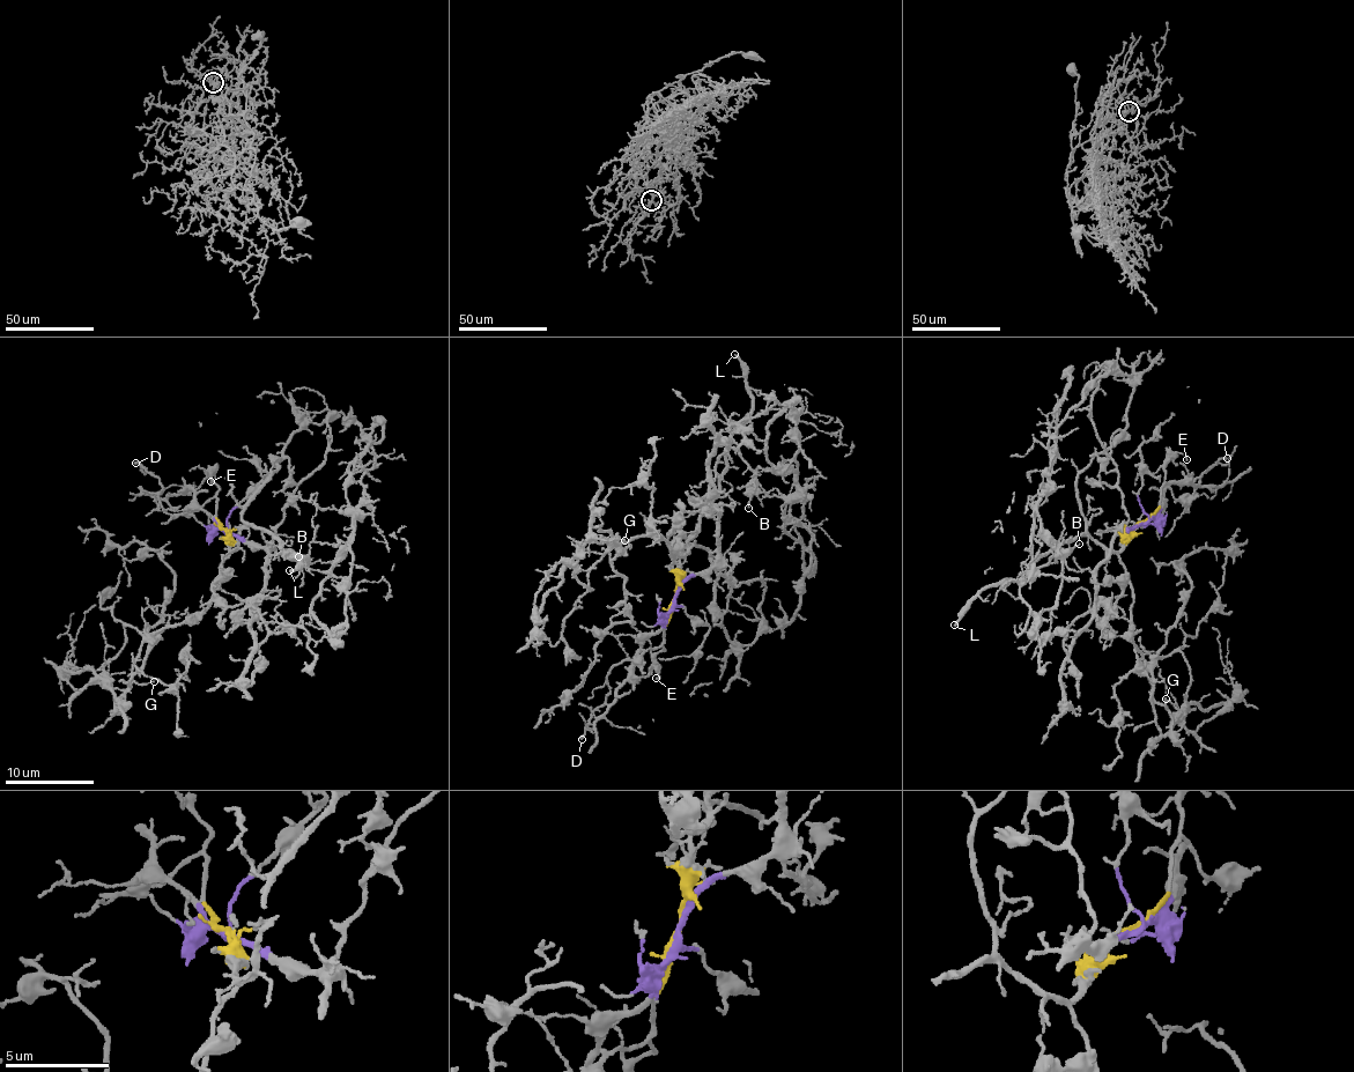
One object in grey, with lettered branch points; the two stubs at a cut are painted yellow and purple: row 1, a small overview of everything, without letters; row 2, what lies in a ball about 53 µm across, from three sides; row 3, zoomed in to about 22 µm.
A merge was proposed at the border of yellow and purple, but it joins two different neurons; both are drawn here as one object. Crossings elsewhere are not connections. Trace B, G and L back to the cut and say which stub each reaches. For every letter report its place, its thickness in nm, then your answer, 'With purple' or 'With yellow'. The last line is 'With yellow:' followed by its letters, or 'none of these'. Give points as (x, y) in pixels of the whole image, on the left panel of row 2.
B: Place: (298, 556). Thickness 120 nm. With yellow
G: Place: (154, 681). Thickness 100 nm. With yellow
L: Place: (289, 570). Thickness 240 nm. With yellow
With yellow: B, G, L

